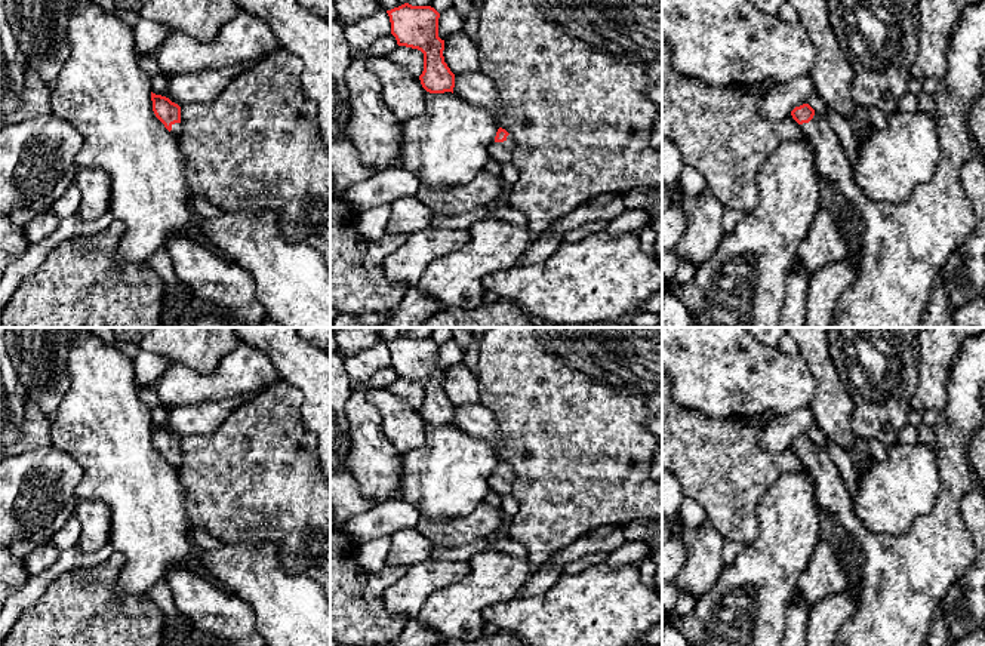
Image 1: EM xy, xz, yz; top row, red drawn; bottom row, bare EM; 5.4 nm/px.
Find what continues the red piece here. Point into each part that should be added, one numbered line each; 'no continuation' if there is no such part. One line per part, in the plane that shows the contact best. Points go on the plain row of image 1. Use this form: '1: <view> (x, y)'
1: xz (501, 483)

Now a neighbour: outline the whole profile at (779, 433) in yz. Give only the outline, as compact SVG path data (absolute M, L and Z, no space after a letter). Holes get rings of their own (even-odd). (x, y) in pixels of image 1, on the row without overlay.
M810 406L775 416L757 442L770 453L784 452L795 439L807 436L816 424Z

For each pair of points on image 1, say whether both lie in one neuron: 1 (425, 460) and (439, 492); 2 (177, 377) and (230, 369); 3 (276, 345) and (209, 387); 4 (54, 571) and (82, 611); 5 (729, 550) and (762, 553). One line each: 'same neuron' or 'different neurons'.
1: same neuron
2: same neuron
3: different neurons
4: different neurons
5: different neurons

